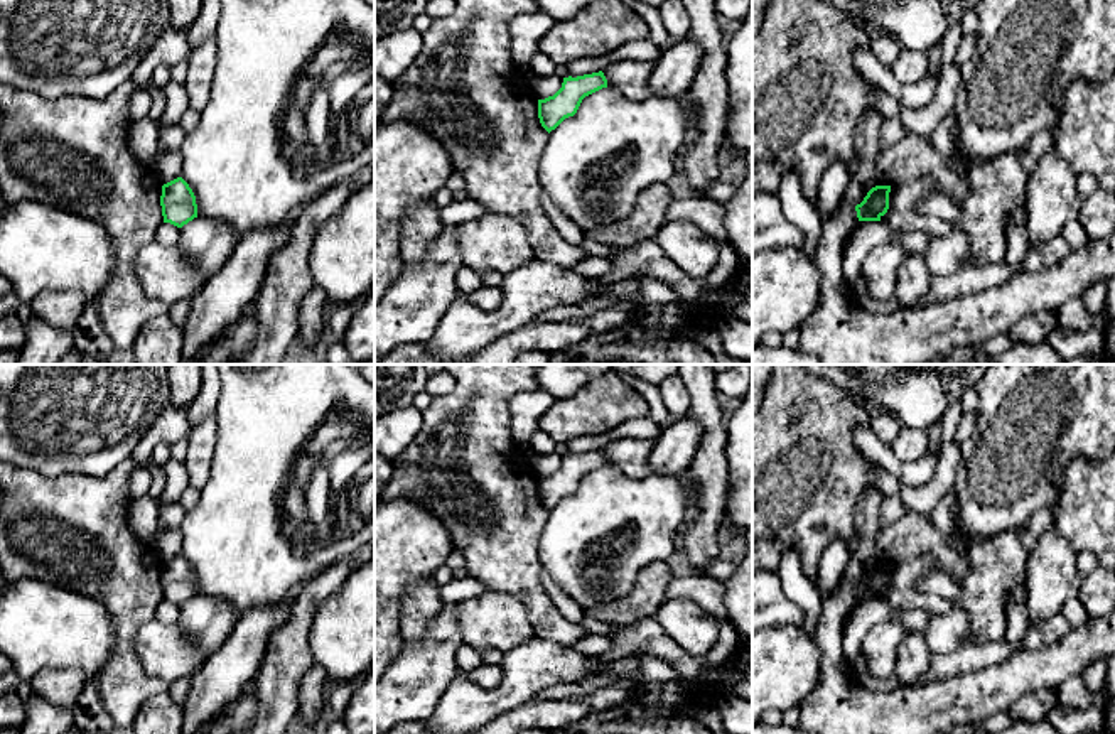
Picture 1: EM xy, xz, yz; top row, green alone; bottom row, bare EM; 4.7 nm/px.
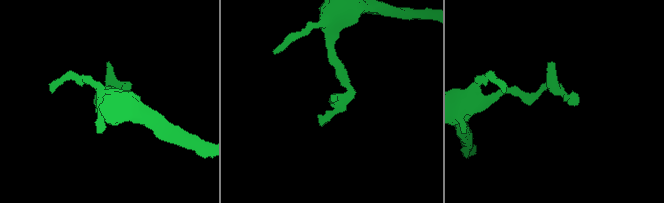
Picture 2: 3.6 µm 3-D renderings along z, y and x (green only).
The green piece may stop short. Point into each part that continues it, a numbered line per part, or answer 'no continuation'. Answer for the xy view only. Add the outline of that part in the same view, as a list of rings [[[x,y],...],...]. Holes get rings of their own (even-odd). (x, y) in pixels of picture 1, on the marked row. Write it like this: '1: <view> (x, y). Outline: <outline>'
no continuation

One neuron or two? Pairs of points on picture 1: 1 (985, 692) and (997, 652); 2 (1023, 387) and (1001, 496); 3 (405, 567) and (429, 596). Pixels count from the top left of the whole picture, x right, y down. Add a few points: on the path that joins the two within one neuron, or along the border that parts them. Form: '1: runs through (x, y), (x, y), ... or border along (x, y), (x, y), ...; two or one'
1: border along (1024, 648), (999, 662), (955, 675); two
2: runs through (1023, 414), (1023, 444), (1009, 469); one
3: border along (430, 579), (420, 579), (407, 591), (398, 616); two

